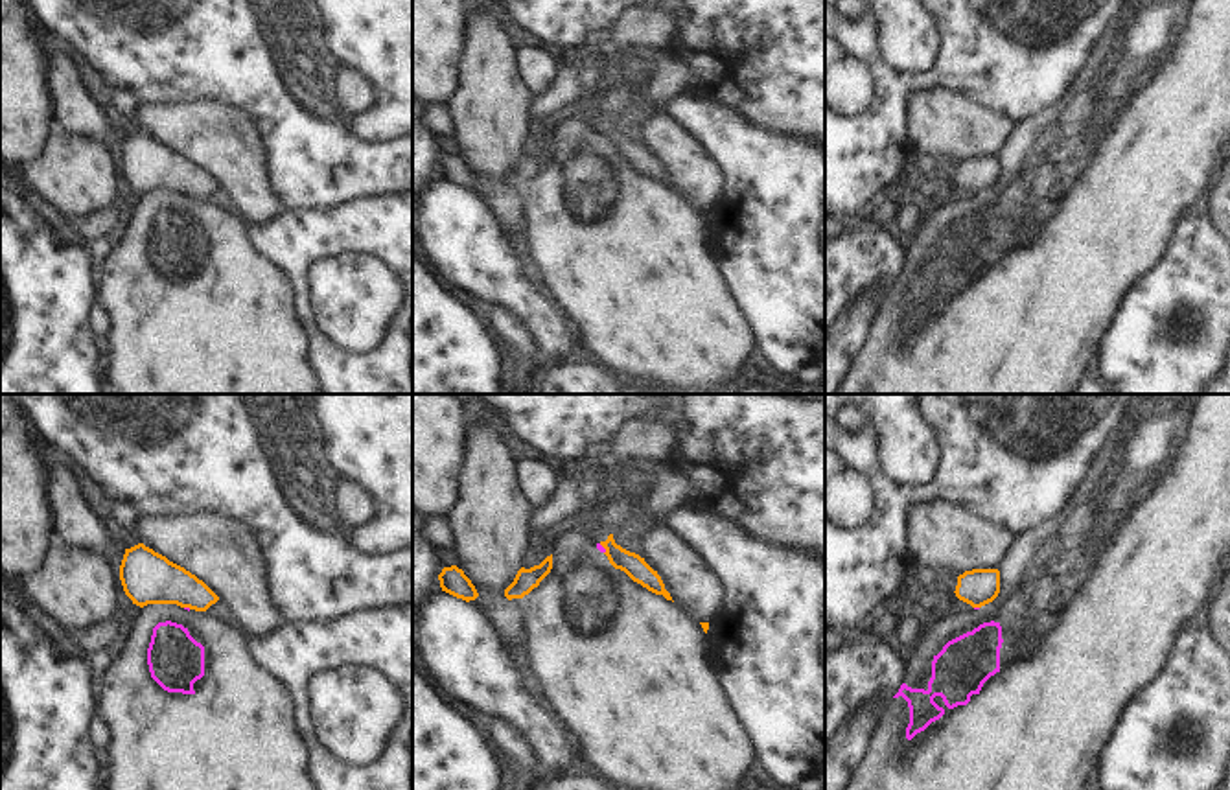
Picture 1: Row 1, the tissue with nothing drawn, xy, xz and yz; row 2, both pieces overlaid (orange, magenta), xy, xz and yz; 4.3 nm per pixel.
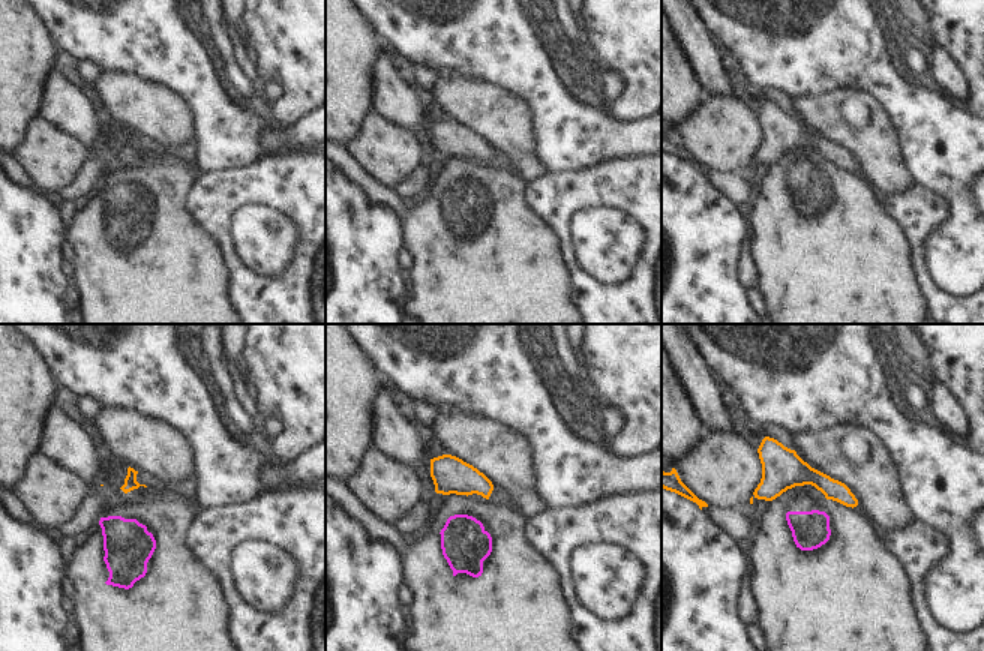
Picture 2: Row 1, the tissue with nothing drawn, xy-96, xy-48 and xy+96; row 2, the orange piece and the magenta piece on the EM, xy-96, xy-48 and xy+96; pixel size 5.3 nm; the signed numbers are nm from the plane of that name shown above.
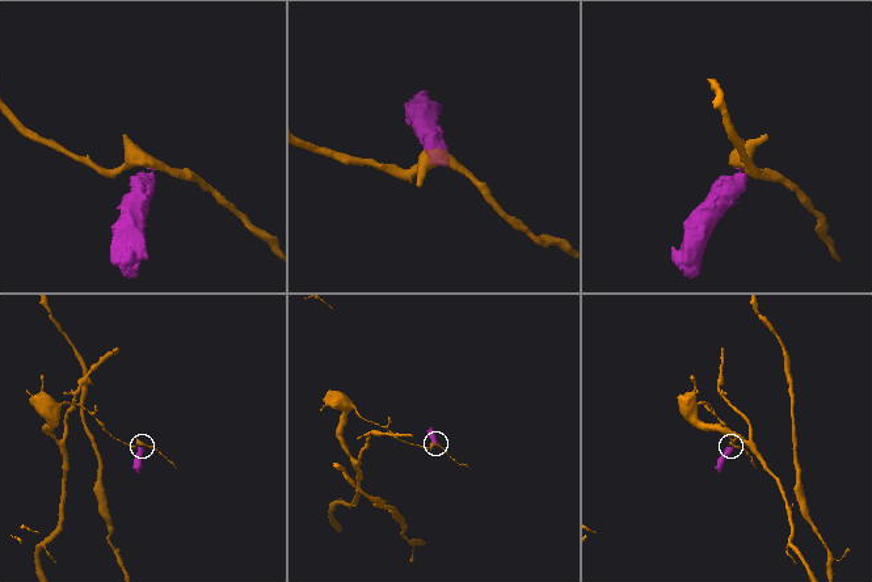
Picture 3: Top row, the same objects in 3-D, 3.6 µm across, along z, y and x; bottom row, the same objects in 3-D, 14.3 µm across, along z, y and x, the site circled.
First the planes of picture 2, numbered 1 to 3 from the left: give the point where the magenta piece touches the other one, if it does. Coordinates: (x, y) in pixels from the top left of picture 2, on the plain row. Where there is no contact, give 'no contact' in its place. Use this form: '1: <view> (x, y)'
1: no contact
2: no contact
3: no contact

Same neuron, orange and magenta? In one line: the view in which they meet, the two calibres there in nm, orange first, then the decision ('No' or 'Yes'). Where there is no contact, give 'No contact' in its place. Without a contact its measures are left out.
Touches orange in xz. Thickness 100 nm (orange) against 20 nm. No

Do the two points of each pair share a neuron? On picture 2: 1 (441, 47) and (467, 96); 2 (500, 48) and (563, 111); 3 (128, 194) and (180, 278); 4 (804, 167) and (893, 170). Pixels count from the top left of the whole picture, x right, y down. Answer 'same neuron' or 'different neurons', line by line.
1: different neurons
2: same neuron
3: same neuron
4: different neurons

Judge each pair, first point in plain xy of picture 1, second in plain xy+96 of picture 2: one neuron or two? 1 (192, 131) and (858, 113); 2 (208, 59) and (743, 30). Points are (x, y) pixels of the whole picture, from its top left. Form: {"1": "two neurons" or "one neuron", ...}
{"1": "one neuron", "2": "one neuron"}

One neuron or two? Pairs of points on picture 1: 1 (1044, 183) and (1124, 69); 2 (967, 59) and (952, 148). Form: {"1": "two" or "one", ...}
{"1": "one", "2": "two"}

